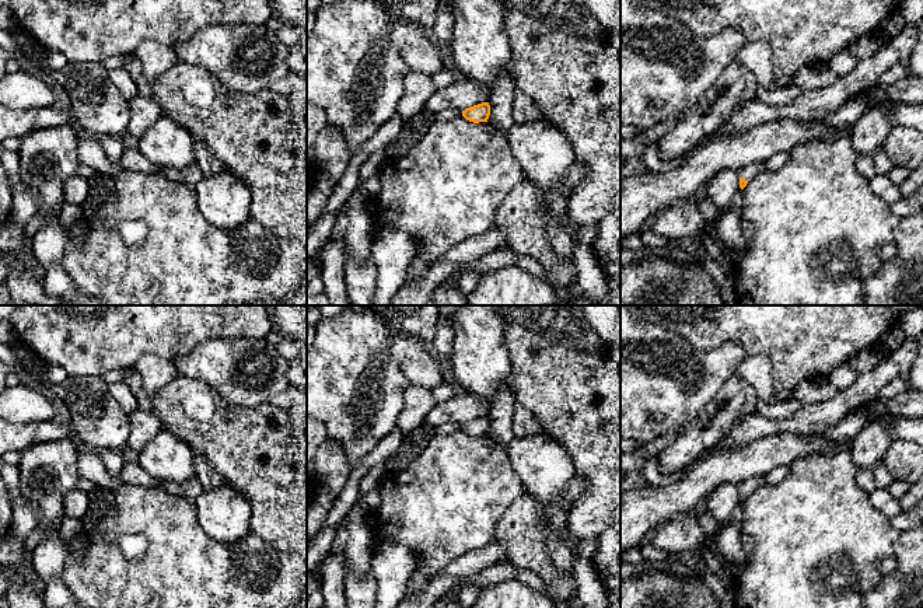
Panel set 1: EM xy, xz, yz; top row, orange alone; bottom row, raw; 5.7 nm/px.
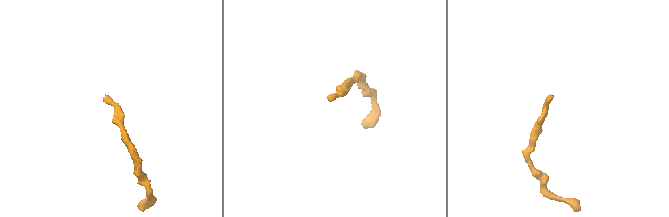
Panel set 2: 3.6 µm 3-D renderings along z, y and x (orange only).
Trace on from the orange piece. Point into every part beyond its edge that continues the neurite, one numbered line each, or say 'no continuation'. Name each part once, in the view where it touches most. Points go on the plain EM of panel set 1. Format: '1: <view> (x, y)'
1: yz (750, 485)

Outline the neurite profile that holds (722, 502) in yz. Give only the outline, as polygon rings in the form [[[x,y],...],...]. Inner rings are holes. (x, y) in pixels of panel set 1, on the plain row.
[[[735,483],[720,485],[703,503],[719,525],[731,521],[735,506],[740,502],[740,489]]]

